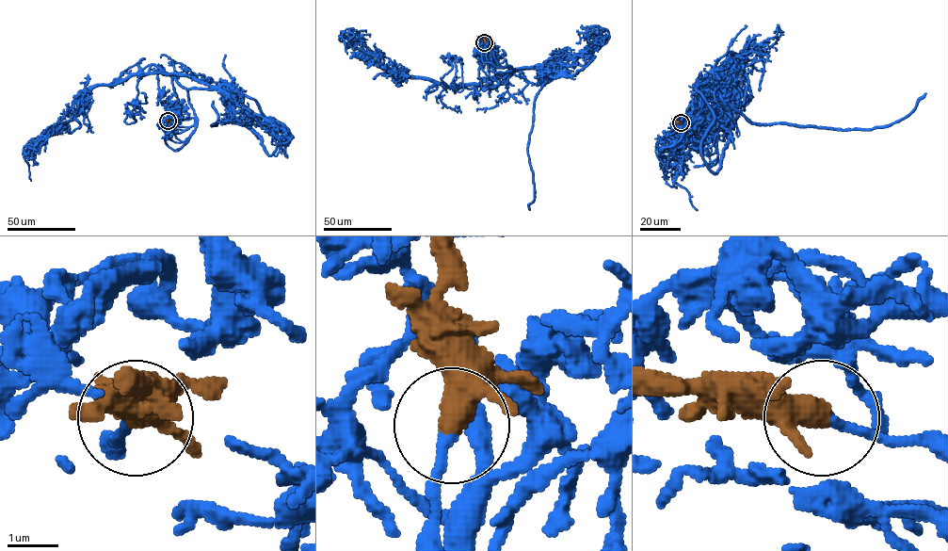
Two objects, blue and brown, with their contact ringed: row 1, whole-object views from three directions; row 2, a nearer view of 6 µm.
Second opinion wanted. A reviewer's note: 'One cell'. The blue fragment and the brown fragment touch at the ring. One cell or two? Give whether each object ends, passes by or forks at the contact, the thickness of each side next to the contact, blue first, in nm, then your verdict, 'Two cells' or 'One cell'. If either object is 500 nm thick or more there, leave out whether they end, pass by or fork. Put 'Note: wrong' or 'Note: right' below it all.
At the ring blue ends. At the ring brown passes by. Thickness 190 nm (blue) against 380 nm. One cell
Note: right

